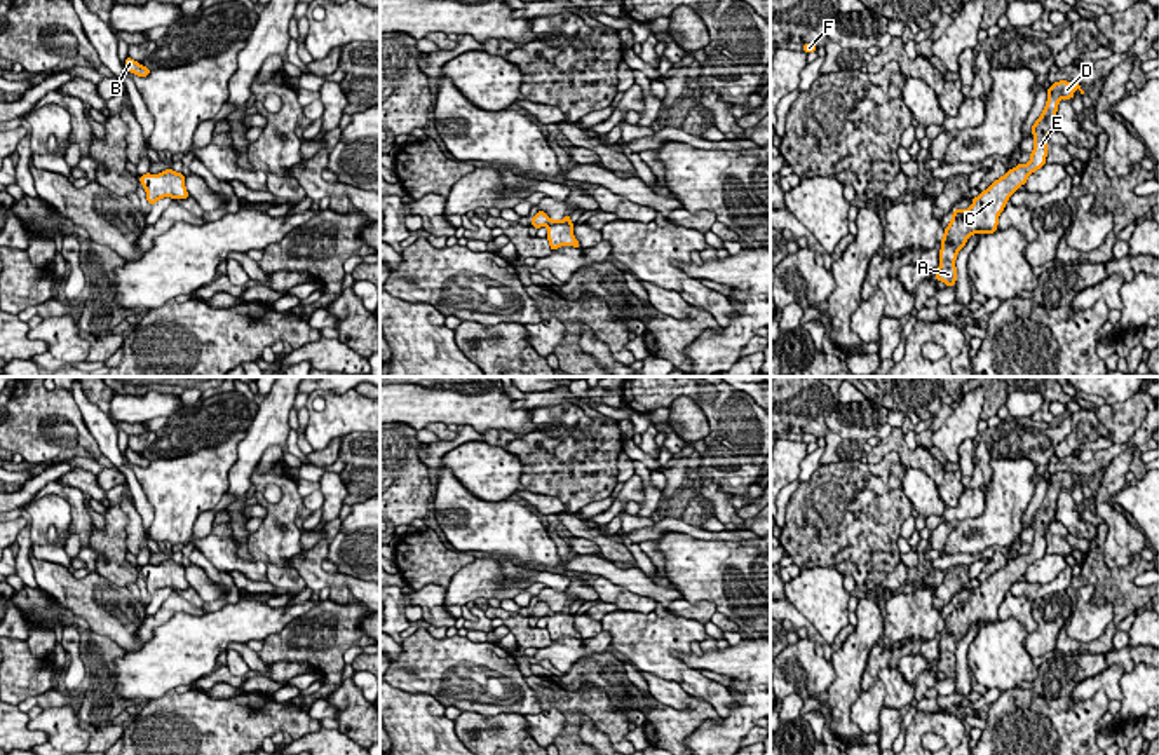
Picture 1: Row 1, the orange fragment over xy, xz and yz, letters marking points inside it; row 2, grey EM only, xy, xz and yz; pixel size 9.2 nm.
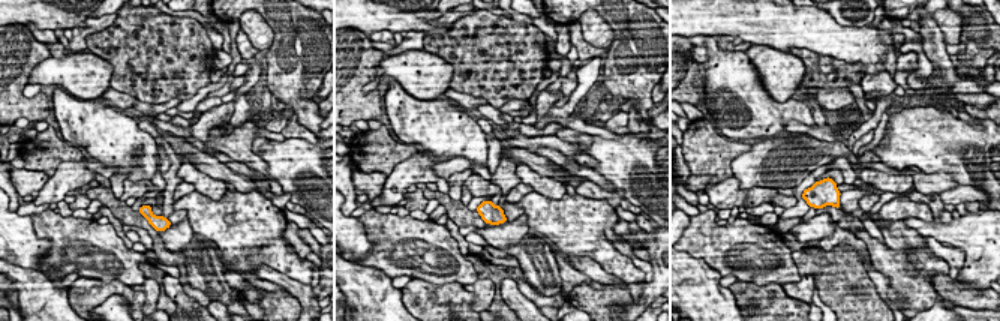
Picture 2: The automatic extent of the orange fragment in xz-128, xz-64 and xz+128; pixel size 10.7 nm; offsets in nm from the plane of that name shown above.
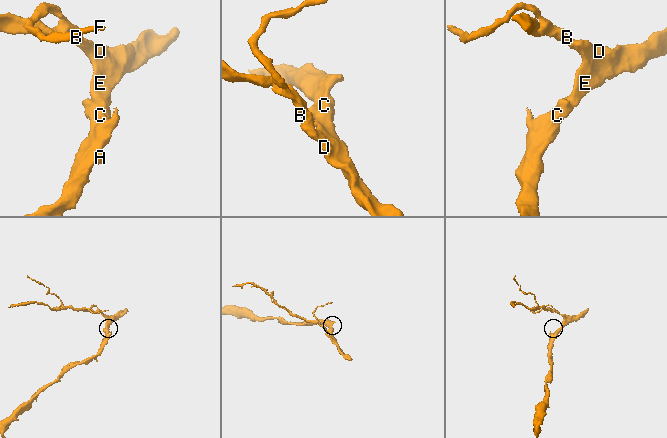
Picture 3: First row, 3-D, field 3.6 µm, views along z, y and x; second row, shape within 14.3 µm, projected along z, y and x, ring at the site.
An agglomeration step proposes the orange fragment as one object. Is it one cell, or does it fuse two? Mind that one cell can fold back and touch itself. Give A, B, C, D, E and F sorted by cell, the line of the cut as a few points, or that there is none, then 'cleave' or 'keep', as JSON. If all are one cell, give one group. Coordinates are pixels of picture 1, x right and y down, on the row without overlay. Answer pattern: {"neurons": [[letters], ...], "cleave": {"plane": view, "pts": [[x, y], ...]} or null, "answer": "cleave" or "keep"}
{"neurons": [["A", "B", "C", "D", "E", "F"]], "cleave": null, "answer": "keep"}

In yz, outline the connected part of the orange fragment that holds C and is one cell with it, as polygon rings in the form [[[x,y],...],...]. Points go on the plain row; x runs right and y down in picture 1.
[[[1067,471],[1054,473],[1047,480],[1047,492],[1040,507],[1032,516],[1034,542],[1030,544],[1028,554],[1018,554],[1009,560],[1004,567],[995,570],[986,581],[973,589],[967,600],[955,600],[952,612],[945,619],[939,640],[939,657],[934,663],[936,670],[946,677],[953,677],[957,671],[957,643],[966,636],[973,624],[981,622],[983,626],[993,624],[999,617],[999,605],[1004,602],[1009,588],[1018,582],[1027,568],[1046,554],[1047,548],[1047,528],[1056,521],[1056,502],[1063,488],[1072,490],[1081,474]]]

